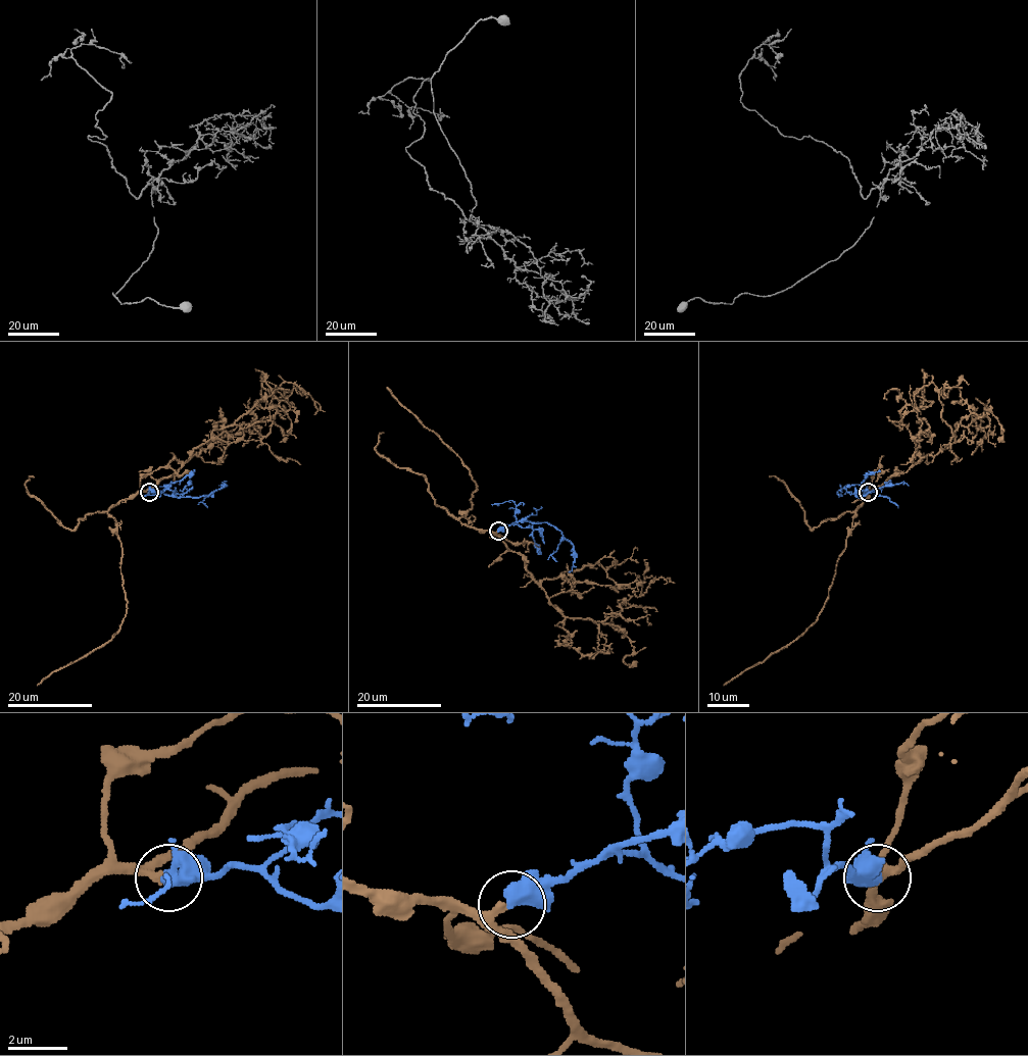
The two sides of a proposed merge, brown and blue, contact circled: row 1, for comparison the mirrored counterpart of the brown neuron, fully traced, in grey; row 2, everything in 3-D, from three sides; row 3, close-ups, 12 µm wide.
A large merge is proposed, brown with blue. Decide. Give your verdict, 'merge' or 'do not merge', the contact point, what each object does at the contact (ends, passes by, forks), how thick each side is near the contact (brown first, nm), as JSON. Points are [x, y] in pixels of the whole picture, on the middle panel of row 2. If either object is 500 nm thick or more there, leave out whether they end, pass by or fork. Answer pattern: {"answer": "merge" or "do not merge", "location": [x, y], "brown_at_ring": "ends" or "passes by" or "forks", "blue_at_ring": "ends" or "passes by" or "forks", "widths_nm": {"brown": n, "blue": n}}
{"answer": "merge", "location": [498, 531], "brown_at_ring": "passes by", "blue_at_ring": "passes by", "widths_nm": {"brown": 180, "blue": 440}}

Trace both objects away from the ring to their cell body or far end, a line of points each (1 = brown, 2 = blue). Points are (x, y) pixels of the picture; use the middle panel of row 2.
1: (497, 531), (522, 556), (548, 601), (569, 617), (603, 621), (659, 577), (674, 583)
2: (498, 531), (520, 520), (555, 526), (573, 546), (573, 566), (569, 572)

